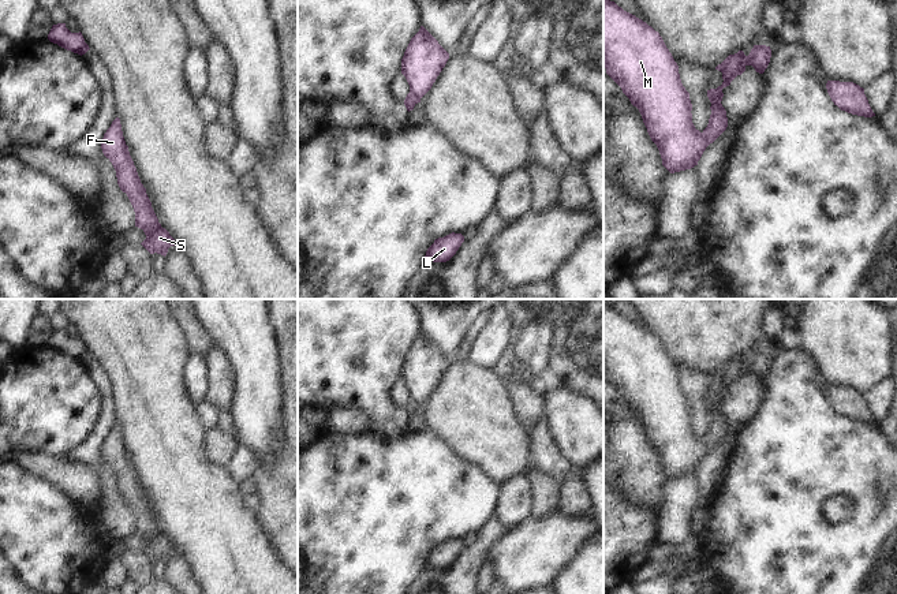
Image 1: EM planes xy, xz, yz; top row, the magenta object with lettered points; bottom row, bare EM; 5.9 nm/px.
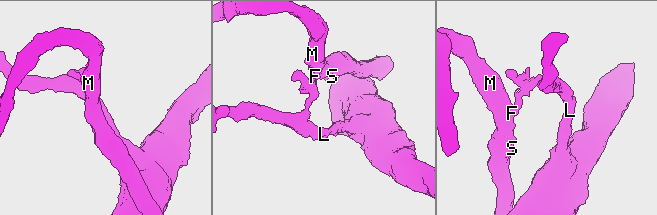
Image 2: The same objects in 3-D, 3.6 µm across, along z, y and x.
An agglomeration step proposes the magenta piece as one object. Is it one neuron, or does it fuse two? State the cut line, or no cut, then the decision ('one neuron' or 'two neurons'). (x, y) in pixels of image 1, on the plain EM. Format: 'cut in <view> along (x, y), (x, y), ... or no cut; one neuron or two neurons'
cut in yz along (701, 439), (707, 451); two neurons

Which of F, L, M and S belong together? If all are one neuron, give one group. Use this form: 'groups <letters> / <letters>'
groups F M S / L

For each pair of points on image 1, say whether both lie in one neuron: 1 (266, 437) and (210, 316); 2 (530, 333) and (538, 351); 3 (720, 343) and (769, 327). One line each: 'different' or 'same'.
1: same
2: same
3: different

